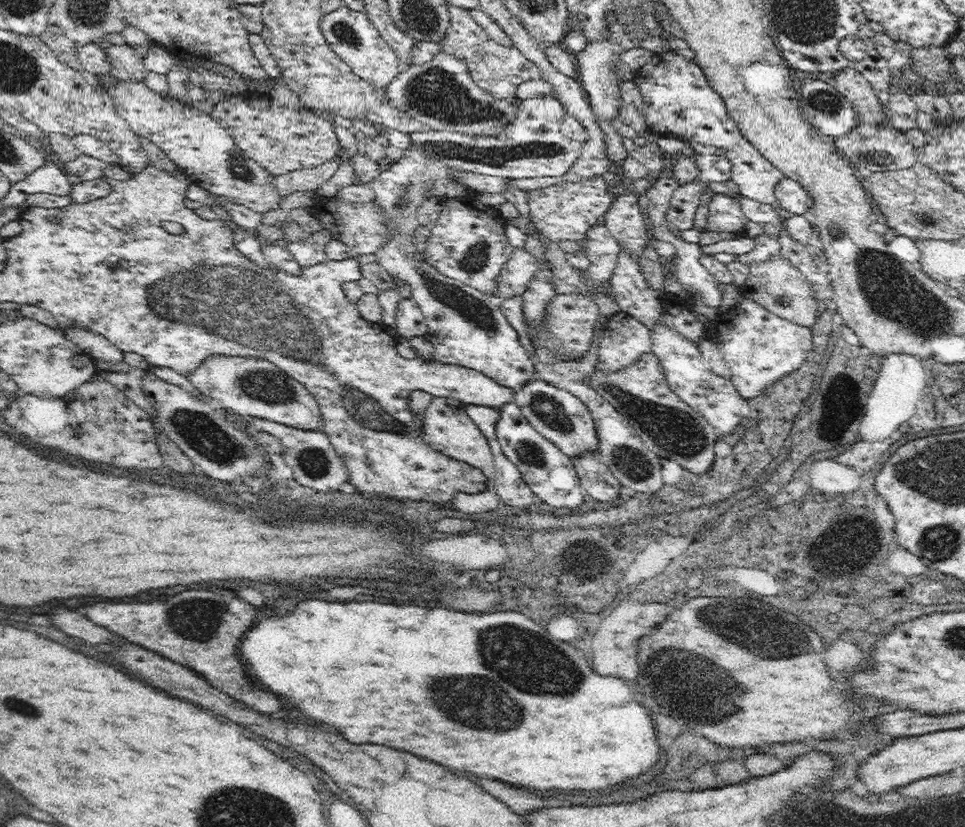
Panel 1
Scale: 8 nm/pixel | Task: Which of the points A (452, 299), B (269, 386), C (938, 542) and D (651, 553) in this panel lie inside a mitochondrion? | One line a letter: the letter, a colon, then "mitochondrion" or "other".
A: mitochondrion
B: mitochondrion
C: mitochondrion
D: other

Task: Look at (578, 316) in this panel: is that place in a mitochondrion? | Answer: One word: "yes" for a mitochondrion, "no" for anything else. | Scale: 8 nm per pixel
no

